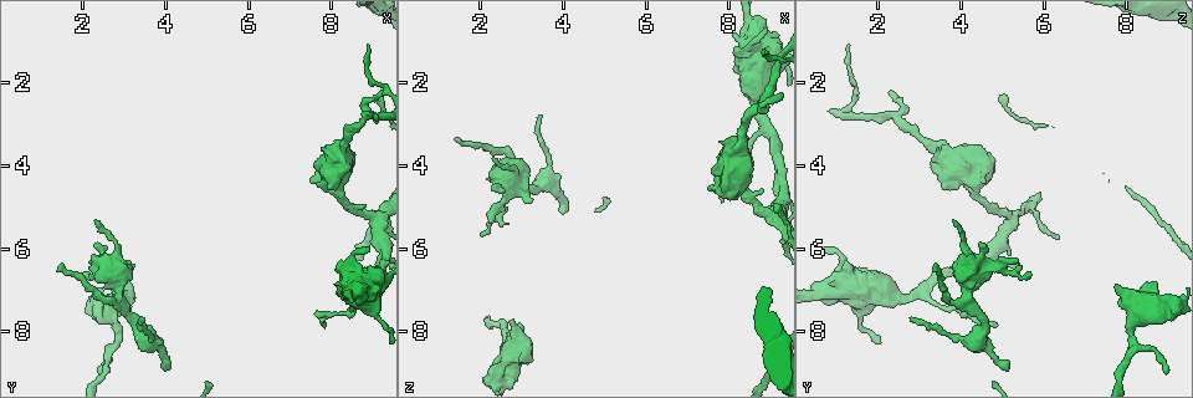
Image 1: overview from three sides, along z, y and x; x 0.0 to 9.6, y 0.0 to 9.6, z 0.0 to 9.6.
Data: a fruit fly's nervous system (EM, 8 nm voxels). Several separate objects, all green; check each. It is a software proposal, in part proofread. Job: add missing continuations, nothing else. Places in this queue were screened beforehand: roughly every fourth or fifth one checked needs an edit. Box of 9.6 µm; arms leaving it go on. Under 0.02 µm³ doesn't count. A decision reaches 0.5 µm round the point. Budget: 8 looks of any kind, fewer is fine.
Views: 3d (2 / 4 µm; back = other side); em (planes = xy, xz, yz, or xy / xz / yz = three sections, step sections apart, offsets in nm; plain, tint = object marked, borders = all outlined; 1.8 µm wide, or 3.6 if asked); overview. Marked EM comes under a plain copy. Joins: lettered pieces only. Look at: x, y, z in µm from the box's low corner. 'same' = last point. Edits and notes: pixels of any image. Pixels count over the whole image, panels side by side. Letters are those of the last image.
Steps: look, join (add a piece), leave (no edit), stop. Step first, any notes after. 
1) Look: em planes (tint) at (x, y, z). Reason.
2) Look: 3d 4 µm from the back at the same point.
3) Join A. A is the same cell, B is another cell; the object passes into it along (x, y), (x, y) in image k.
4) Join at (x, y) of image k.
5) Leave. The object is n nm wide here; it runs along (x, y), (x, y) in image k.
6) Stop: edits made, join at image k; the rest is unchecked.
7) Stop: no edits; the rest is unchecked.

Look: 3d 2 µm at (9.15, 5.35, 5.15). Three arms meet.

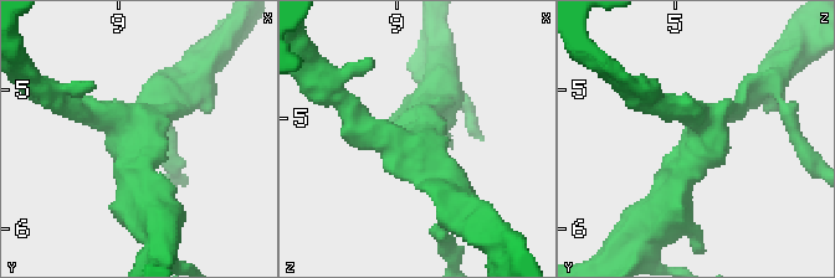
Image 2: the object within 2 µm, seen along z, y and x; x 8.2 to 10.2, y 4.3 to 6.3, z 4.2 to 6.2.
Look: em xz step 8 (borders) at (9.08, 5.30, 5.20). 3 arms meet here; the arms are 160, 190, 320 nm wide; shape alone is not enough.

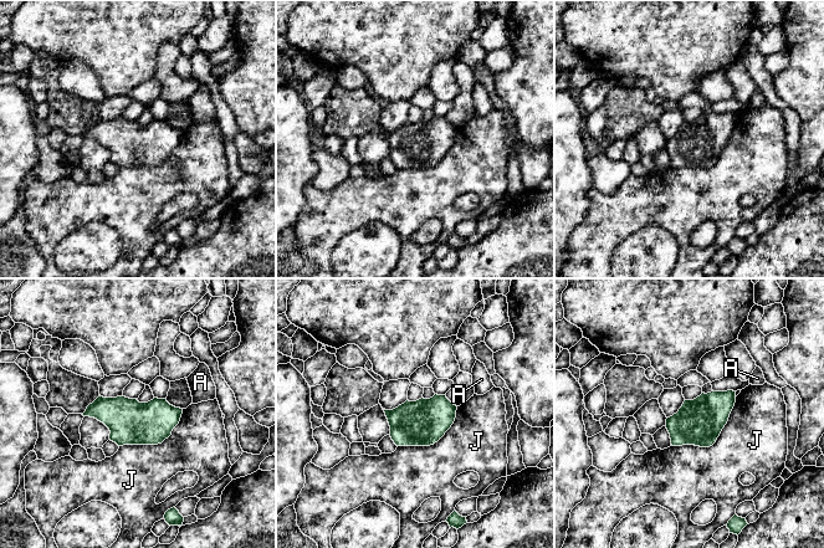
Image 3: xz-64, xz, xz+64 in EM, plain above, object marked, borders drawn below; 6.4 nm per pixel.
Leave. A and J are other cells; a border runs along (736, 397), (711, 445), (671, 445) in image 3; none of them fits.

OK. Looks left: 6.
Look: 3d 2 µm at (8.95, 1.05, 1.30). Branch stops here.

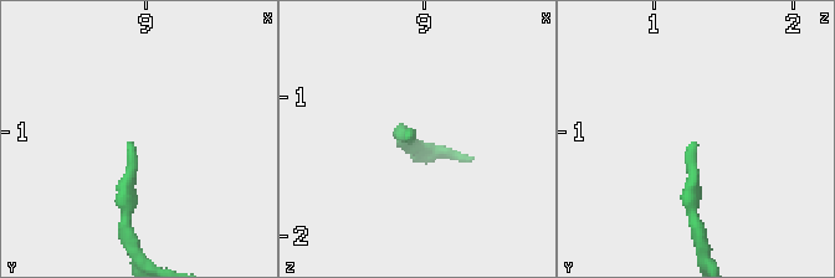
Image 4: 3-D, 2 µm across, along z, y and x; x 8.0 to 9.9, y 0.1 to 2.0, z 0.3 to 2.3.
Look: em xy step 4 (borders) at (8.92, 1.08, 1.28).

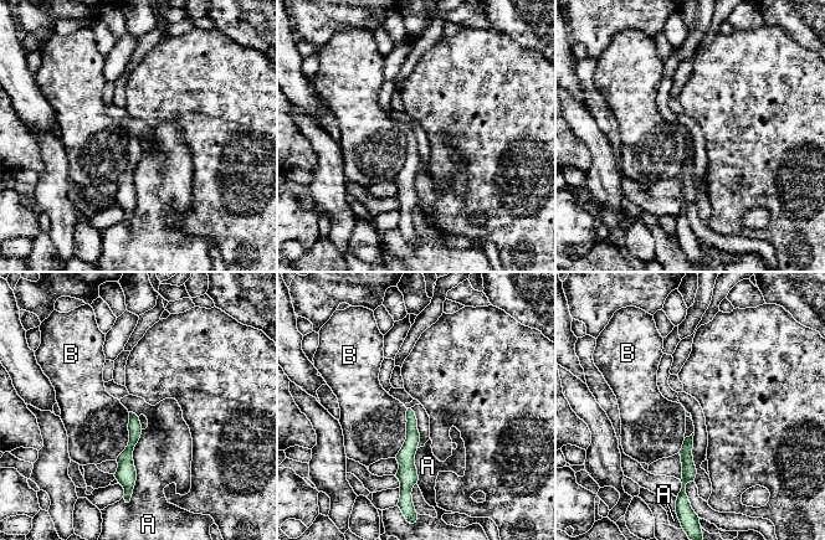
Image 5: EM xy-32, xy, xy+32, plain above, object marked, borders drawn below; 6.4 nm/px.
Look: em planes (borders) at the same point.

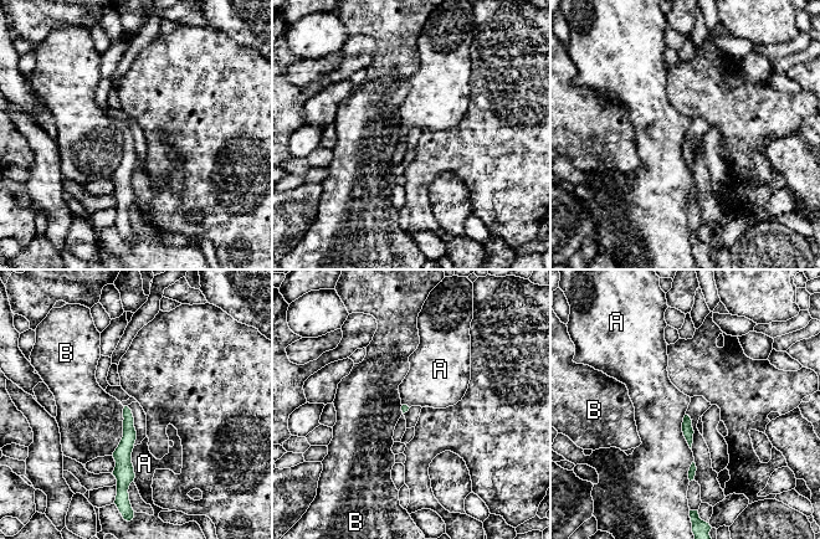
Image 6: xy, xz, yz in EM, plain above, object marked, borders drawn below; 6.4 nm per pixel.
Leave. A and B are other cells; a border runs along (134, 446), (132, 452), (133, 481) in image 6; none of them fits.

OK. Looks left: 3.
Look: em 3.6 µm planes (borders) at (3.25, 6.40, 4.95). Stops while still wide.

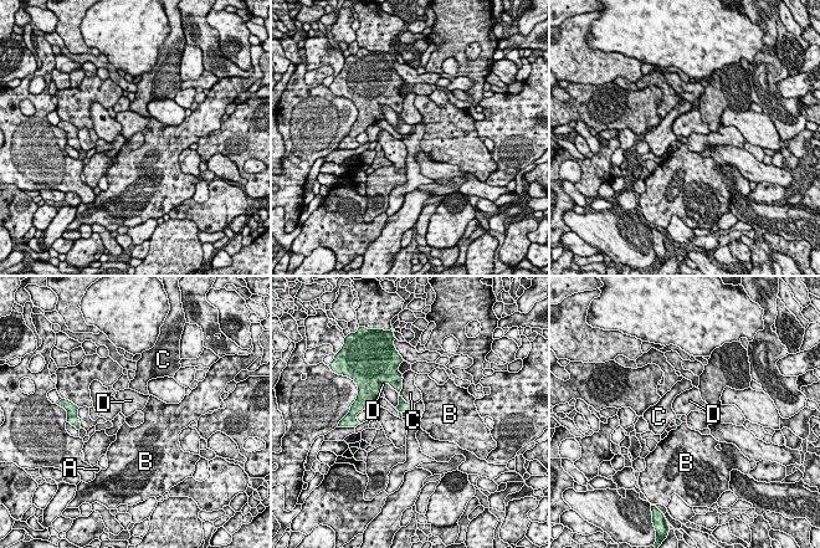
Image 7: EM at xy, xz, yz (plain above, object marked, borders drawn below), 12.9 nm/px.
Leave. A, B, C and D are other cells; a border runs along (383, 383), (398, 393), (395, 408) in image 7; no lettered piece goes on from it.

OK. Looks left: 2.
Stop: no edits; the rest is unchecked.

